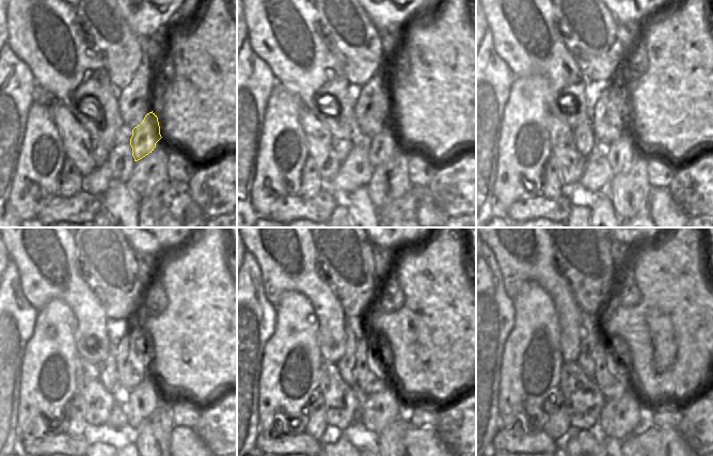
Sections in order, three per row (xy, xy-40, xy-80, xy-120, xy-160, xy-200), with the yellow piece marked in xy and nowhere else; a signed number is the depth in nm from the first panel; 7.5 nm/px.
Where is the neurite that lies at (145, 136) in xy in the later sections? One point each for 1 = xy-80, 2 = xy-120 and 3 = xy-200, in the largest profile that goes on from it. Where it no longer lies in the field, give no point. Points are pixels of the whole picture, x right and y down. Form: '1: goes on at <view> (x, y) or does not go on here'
1: goes on at xy-80 (619, 155)
2: goes on at xy-120 (140, 403)
3: goes on at xy-200 (620, 418)

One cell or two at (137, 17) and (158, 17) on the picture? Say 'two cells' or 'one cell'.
one cell

